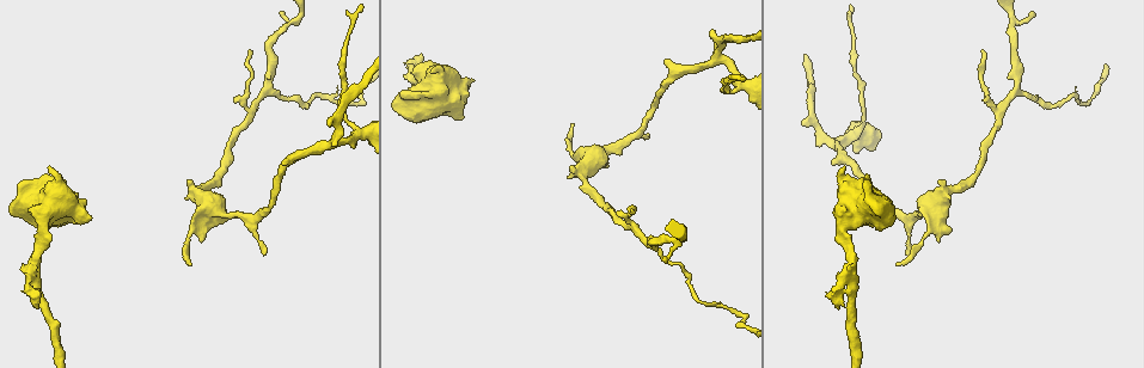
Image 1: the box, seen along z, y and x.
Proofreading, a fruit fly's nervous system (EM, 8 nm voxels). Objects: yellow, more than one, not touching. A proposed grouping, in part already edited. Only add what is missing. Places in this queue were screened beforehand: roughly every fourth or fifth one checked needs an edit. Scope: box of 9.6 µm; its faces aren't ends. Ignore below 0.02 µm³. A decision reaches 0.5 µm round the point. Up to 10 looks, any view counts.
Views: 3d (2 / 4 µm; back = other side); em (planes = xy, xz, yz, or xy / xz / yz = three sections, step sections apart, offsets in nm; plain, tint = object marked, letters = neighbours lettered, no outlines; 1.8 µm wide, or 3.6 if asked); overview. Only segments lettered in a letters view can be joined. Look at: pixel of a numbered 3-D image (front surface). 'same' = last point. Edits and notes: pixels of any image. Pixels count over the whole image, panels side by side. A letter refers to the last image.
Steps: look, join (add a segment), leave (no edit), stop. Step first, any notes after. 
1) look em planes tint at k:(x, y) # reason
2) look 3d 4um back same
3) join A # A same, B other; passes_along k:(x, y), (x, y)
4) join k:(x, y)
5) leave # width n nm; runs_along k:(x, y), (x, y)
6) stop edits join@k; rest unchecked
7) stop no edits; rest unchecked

look 3d 4um at 1:(282, 165) # branch stops here

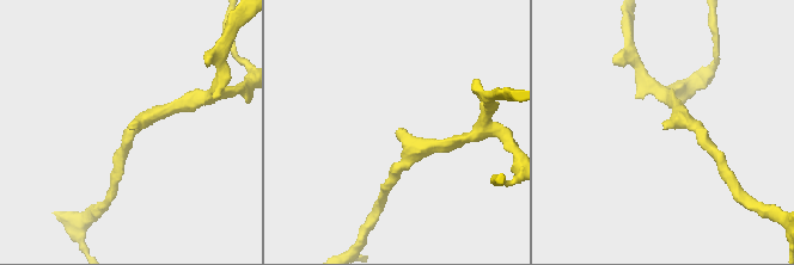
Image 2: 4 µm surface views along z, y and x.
look em yz step 16 tint at 2:(397, 132) # arm_widths 170, 200 nm

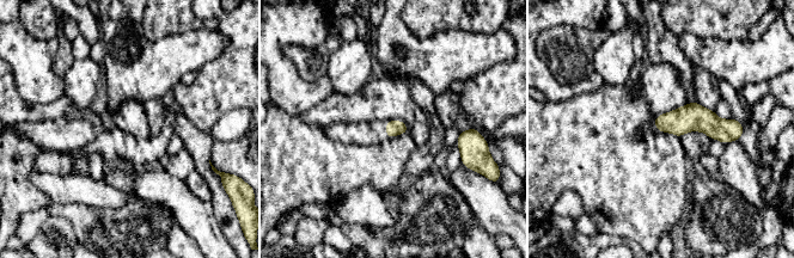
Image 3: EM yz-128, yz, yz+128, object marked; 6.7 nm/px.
look em planes letters same

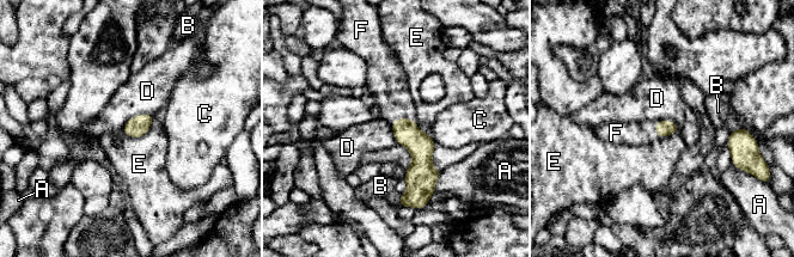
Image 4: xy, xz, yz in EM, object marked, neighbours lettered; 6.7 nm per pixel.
join F # longest_contact E 240 nm; A other, B other, C other, D other, E other, F same; passes_along 4:(405, 132), (402, 118), (389, 84); it goes on there

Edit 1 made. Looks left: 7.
look em yz step 4 letters at 1:(185, 200) # an open end

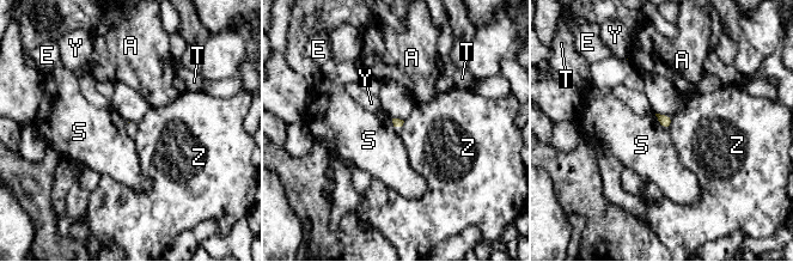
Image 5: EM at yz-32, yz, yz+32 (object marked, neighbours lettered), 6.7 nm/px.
look em planes letters same

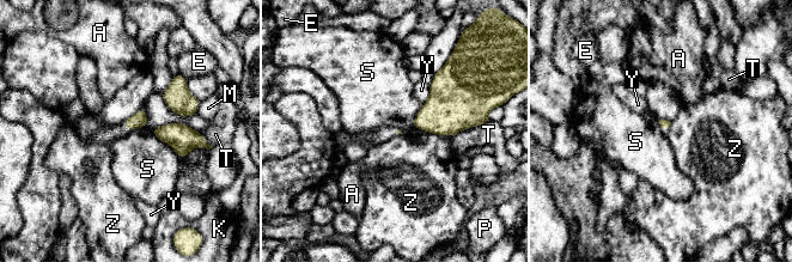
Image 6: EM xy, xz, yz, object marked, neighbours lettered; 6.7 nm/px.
leave # longest_contact K 200 nm; A other, E other, K other, M other, P other, S other, T other, Y other, Z other; border 6:(424, 103), (414, 119), (415, 128); none of them fits

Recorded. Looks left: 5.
look em planes letters at 1:(431, 72) # branch stops here

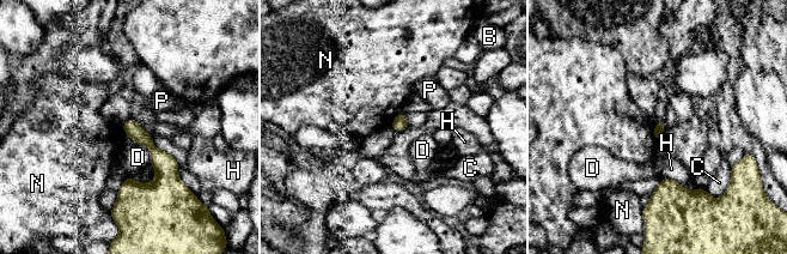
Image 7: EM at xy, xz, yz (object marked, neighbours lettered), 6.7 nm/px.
leave # B other, C other, D other, H other, N other, P other; runs_along 7:(130, 122), (159, 158), (159, 179), (120, 198); no lettered segment goes on from it

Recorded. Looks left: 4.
look em xz step 16 tint at 1:(414, 81)

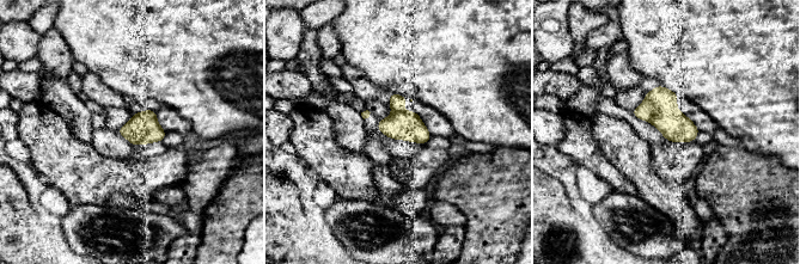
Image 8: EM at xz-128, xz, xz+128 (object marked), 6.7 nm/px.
look em planes letters same

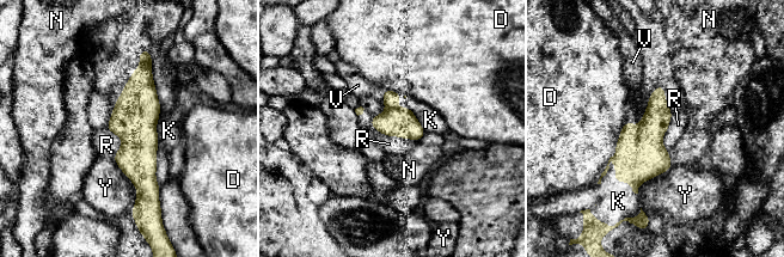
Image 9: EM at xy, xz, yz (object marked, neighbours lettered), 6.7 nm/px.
leave # width 200 nm; D other, K other, N other, R other, V other, Y other; runs_along 9:(142, 60), (141, 196), (139, 199); no lettered segment goes on from it

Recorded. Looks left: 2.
stop edits join@4; rest unchecked

